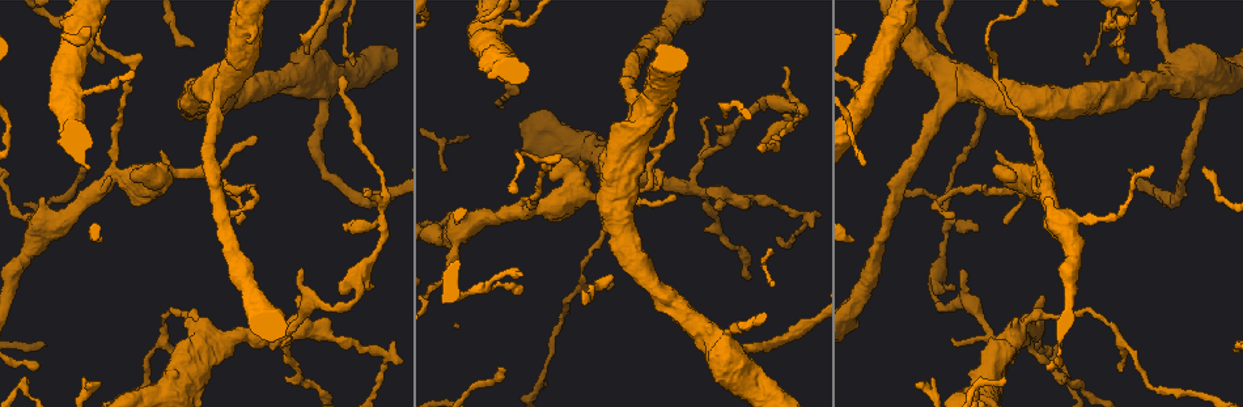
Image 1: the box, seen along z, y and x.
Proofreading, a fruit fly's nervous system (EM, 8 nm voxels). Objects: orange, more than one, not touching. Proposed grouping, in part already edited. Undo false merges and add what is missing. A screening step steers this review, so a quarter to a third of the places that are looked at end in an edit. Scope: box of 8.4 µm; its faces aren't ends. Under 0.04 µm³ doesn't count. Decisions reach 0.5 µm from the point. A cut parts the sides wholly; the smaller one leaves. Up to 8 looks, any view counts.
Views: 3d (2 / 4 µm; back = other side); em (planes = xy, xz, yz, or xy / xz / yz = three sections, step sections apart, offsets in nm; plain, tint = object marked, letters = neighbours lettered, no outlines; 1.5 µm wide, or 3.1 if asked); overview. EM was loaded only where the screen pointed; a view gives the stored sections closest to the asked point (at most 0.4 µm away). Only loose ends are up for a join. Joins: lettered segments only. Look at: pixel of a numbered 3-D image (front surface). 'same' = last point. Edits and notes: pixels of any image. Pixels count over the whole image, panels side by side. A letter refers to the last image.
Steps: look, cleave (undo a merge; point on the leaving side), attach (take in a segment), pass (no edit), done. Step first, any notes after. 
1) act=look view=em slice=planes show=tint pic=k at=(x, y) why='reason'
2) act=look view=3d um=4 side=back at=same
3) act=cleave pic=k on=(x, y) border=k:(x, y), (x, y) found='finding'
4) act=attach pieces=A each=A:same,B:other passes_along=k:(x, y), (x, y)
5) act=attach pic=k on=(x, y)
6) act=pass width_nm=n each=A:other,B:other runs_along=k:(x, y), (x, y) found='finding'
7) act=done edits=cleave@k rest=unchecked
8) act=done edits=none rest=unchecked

act=look view=em slice=planes show=letters pic=1 at=(767, 139) why='an open end'

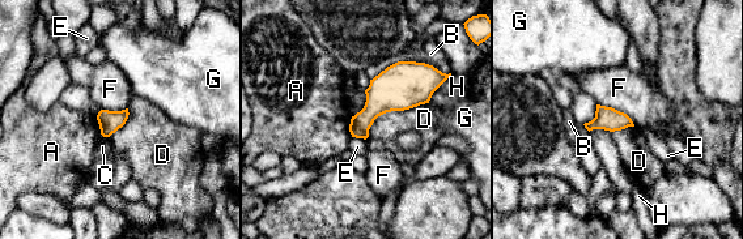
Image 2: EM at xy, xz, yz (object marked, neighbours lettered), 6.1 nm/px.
act=pass width_nm=140 longest_contact=B:460nm each=A:other,B:other,C:other,D:other,E:other,F:other,G:other,H:other found='none of them fits'

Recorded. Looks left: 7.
act=look view=em slice=xz step=4 show=plain pic=1 at=(612, 282) why='an open end'

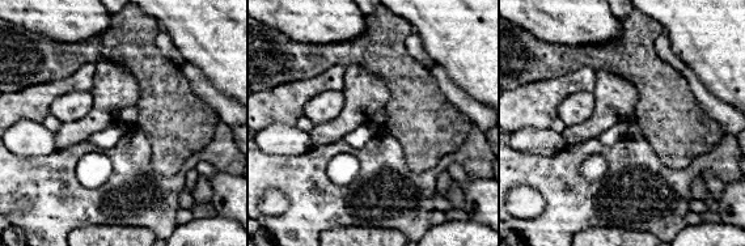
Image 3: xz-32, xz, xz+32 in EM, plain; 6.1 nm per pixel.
act=look view=em slice=xz step=4 show=letters at=same

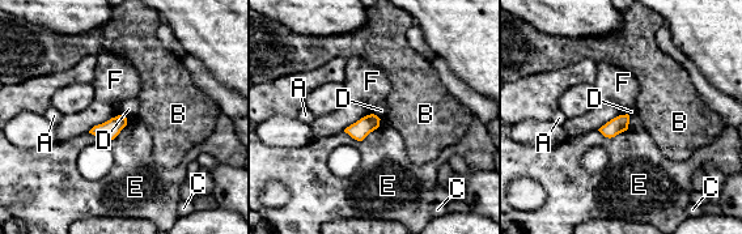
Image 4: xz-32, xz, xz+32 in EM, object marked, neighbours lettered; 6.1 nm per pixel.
act=pass longest_contact=E:260nm each=A:other,B:other,C:other,D:other,E:other,F:other border=4:(373, 113), (380, 119) found='none of them fits'

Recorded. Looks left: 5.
act=look view=3d um=4 pic=1 at=(320, 105) why='calibre changes'

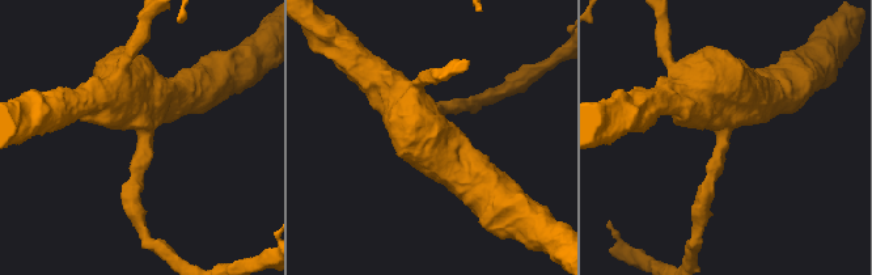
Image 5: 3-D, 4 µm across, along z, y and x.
act=look view=em slice=planes show=letters pic=5 at=(143, 140)

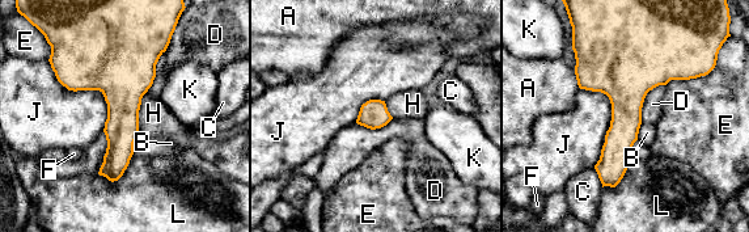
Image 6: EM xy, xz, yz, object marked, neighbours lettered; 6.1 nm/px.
act=pass each=A:other,B:other,C:other,D:other,E:other,F:other,H:other,J:other,K:other,L:other border=6:(47, 60), (102, 95), (104, 130) found='one cell here'

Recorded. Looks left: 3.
act=done edits=none rest=unchecked

